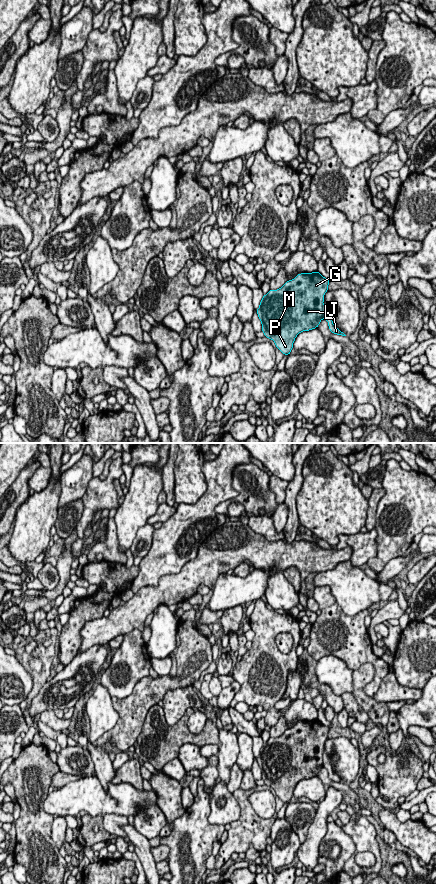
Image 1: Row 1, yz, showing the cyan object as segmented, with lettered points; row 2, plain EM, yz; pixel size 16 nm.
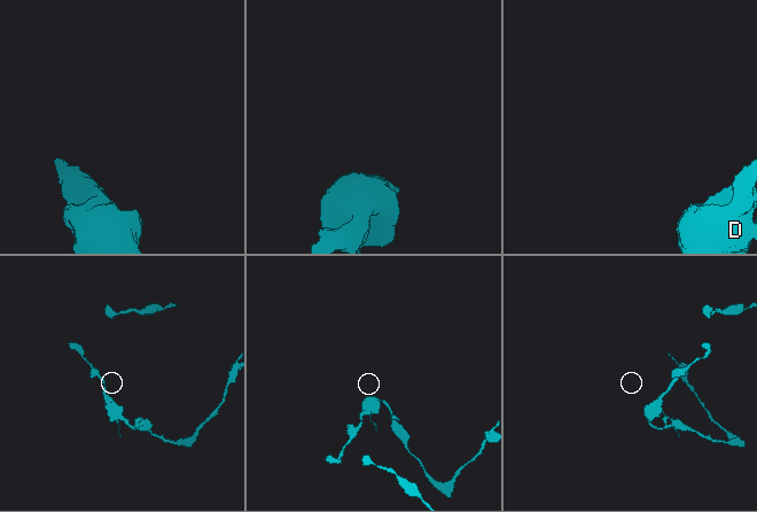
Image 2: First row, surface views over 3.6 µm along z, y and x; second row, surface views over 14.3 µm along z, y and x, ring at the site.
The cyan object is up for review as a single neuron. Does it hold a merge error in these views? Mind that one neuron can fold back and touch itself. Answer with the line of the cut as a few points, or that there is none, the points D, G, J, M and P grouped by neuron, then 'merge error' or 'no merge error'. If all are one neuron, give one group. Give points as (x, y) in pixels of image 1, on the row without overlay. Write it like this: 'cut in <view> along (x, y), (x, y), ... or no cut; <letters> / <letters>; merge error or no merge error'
cut in yz along (322, 753), (323, 766); D G M P / J; merge error

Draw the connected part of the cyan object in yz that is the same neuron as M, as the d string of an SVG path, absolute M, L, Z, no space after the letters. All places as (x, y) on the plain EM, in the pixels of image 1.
M318 719L297 722L292 728L277 738L269 738L256 758L262 772L265 785L274 789L284 802L290 803L297 783L303 779L315 777L323 767L324 743L328 739L329 727Z

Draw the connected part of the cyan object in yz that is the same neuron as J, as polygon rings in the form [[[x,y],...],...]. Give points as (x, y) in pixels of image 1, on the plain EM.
[[[323,753],[323,767],[325,767],[328,770],[329,778],[337,783],[346,784],[343,780],[340,779],[334,772],[333,769],[329,763],[329,758],[327,756],[327,753]]]

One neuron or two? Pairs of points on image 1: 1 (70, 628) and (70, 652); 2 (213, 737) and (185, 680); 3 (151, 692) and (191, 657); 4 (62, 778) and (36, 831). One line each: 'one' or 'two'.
1: one
2: two
3: one
4: two

